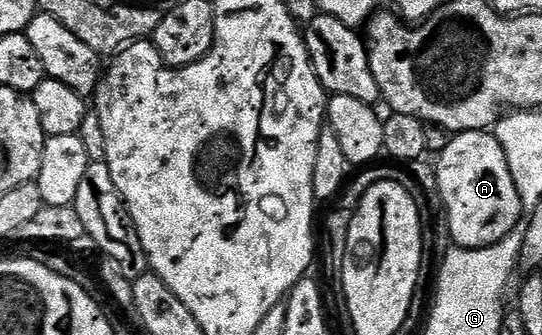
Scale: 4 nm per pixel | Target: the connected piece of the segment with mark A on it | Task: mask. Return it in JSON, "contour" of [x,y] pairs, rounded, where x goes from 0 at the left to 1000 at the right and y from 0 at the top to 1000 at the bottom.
{"contour":[[[865,388],[838,400],[827,442],[806,463],[804,484],[808,567],[823,612],[823,663],[830,672],[839,737],[854,746],[893,740],[930,716],[930,704],[958,684],[967,651],[967,618],[956,543],[937,501],[930,442],[910,397]]]}

